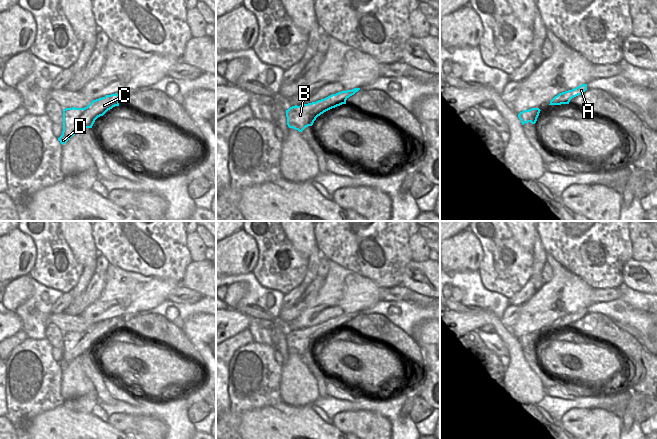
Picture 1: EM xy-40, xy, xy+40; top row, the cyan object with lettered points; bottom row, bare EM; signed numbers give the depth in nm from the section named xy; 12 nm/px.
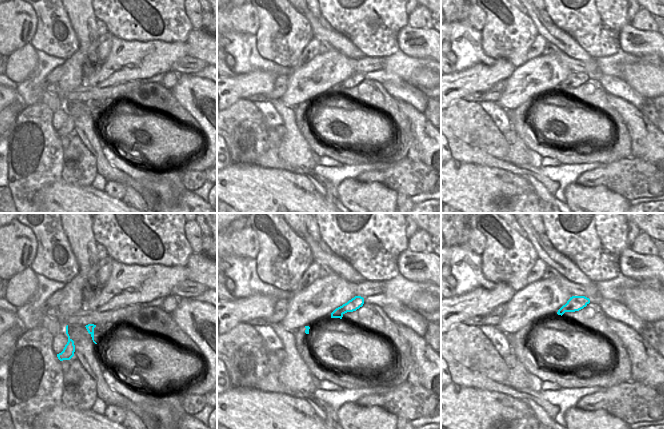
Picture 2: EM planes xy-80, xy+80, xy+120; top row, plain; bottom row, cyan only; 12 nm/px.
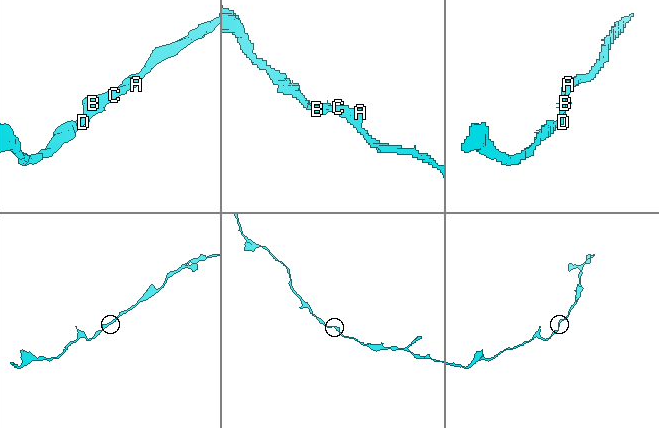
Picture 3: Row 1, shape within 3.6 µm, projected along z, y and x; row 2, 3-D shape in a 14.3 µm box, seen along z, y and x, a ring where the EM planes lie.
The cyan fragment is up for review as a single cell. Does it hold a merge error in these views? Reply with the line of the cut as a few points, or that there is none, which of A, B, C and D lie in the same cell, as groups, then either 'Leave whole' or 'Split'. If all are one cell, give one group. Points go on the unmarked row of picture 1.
No split. Groups: A B C D. Leave whole

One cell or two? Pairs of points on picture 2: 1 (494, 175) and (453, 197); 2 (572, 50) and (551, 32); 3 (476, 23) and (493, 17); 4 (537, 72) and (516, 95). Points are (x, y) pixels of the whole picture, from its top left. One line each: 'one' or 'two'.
1: one
2: one
3: two
4: one

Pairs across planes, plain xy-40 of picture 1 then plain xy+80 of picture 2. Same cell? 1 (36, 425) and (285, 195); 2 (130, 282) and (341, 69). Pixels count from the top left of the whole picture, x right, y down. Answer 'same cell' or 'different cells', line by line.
1: different cells
2: same cell

